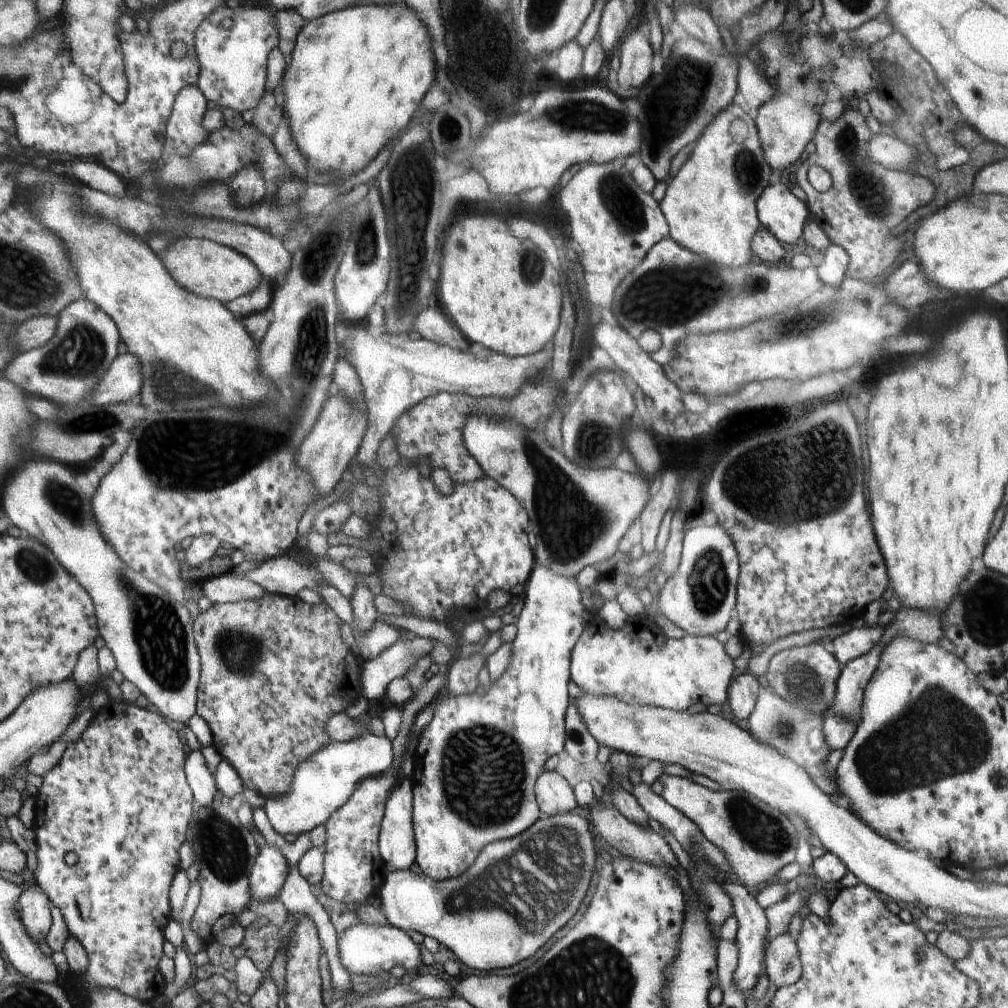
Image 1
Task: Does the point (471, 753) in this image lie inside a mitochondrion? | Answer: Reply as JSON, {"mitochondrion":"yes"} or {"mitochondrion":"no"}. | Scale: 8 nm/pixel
{"mitochondrion":"yes"}

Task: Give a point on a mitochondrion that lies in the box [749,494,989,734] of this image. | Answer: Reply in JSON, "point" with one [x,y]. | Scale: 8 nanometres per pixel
{"point":[802,678]}

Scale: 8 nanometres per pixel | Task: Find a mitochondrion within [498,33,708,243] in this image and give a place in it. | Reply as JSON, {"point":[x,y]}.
{"point":[582,115]}

